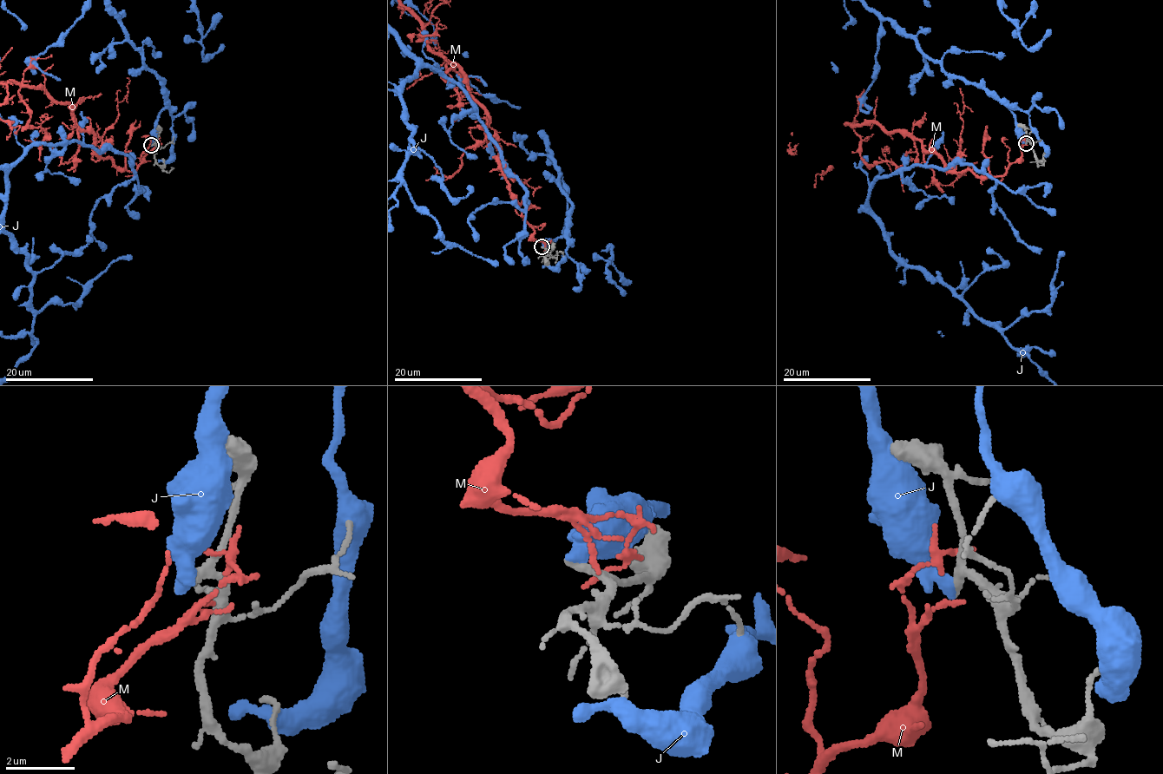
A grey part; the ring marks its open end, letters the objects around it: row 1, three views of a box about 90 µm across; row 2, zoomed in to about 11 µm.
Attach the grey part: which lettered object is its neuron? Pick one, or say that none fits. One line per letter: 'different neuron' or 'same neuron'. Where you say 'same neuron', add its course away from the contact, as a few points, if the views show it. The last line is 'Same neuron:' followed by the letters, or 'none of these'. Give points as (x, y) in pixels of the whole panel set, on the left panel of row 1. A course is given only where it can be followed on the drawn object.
J: different neuron
M: different neuron
Same neuron: none of these

